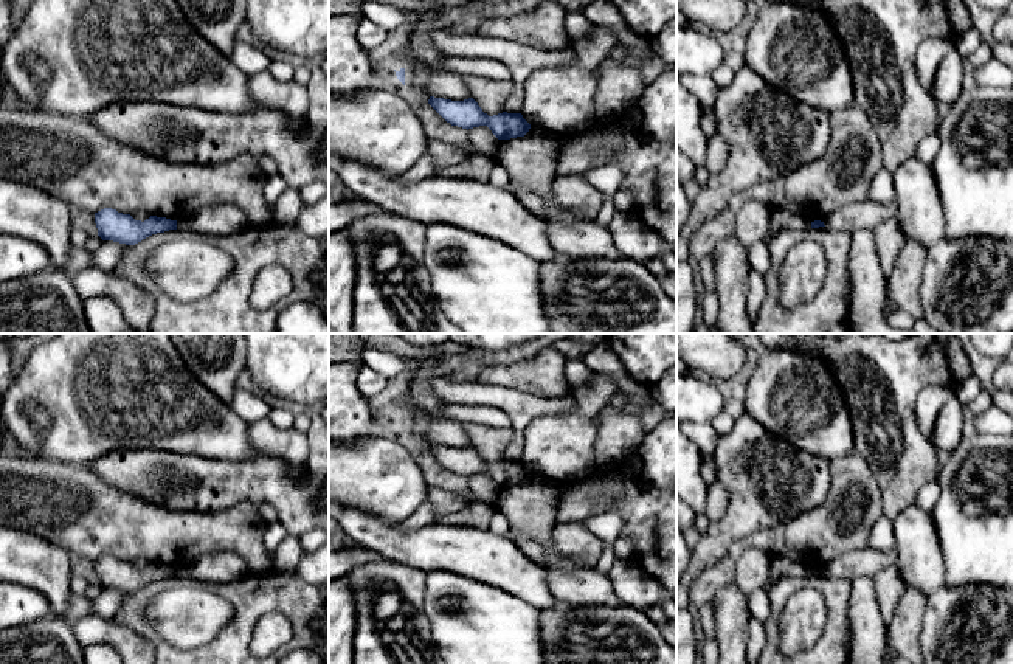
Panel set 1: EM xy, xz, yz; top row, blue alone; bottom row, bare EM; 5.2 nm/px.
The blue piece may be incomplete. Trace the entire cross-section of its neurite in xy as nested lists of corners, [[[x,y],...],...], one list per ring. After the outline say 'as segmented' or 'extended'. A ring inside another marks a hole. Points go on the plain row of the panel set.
[[[112,555],[95,560],[95,571],[98,583],[102,588],[113,588],[126,593],[135,593],[157,580],[177,577],[177,568],[150,563],[141,569],[135,568],[130,562],[123,562]]]; as segmented

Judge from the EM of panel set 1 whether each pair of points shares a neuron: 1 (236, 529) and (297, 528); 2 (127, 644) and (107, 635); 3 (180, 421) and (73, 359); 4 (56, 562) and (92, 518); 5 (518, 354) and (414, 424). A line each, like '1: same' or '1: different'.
1: different
2: same
3: same
4: different
5: different

